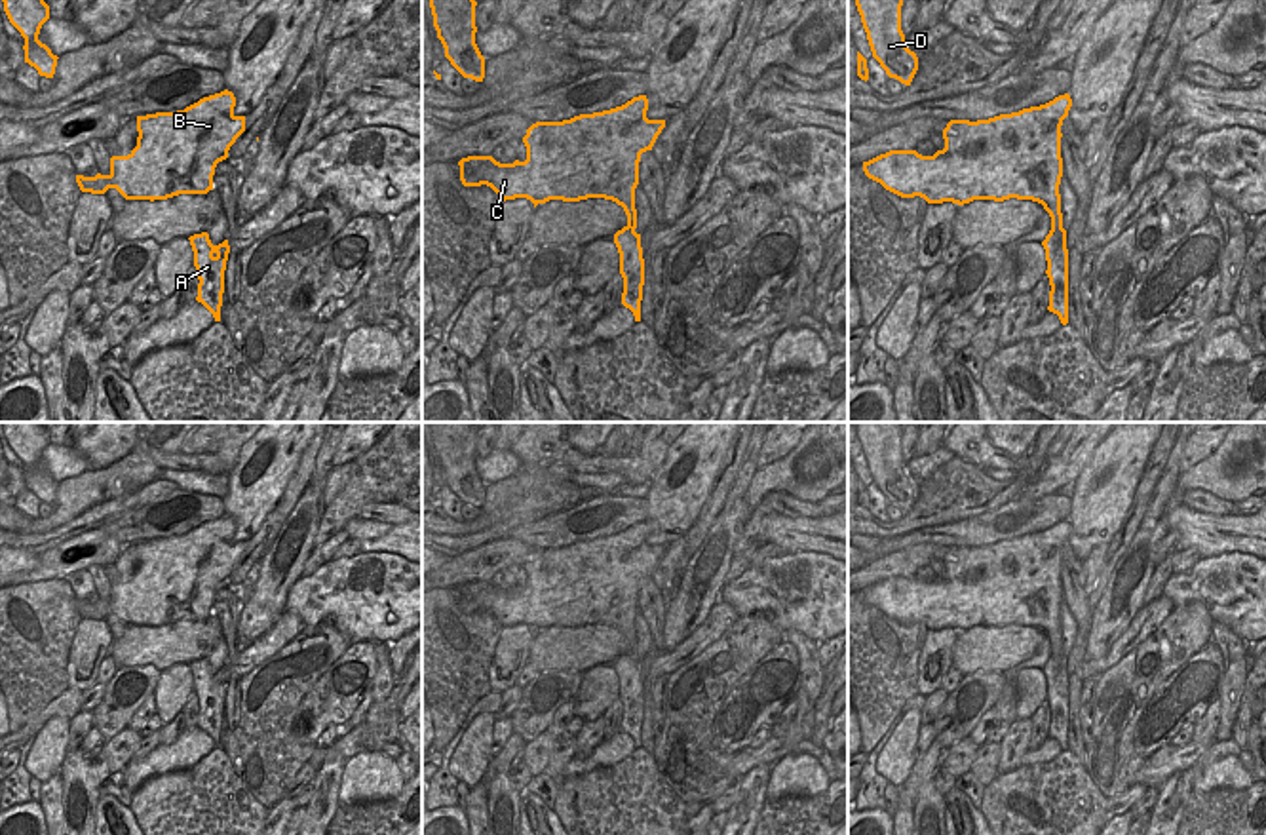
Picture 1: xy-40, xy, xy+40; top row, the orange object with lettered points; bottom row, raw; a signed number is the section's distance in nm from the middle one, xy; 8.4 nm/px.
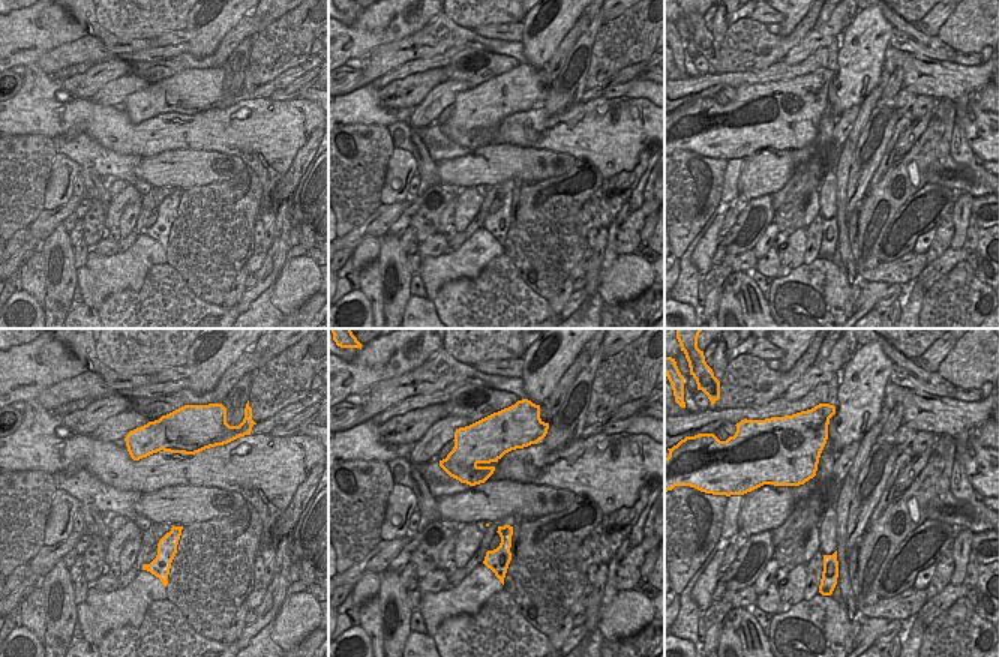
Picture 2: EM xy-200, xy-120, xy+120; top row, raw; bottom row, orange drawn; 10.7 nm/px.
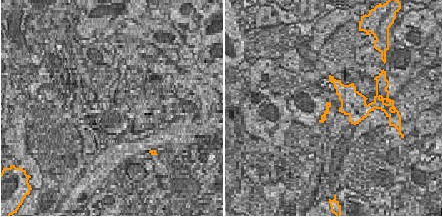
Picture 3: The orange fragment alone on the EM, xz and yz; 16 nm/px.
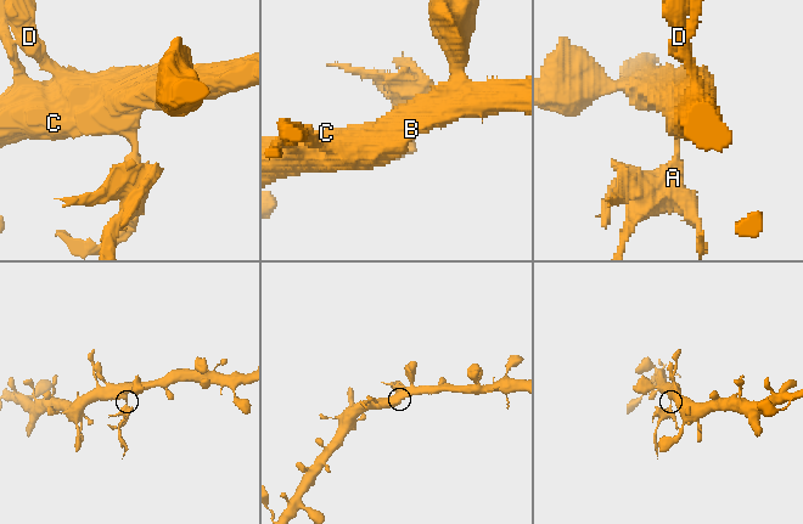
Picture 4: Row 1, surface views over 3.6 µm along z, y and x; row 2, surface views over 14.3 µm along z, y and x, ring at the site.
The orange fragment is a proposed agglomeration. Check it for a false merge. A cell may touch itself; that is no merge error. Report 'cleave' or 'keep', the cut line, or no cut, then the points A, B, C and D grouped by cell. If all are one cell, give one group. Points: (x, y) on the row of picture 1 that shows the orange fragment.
cleave; cut xy+40 (1052, 227), (1063, 231); groups A / B C D

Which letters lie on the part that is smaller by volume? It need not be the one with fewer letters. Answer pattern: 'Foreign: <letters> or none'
Foreign: A.

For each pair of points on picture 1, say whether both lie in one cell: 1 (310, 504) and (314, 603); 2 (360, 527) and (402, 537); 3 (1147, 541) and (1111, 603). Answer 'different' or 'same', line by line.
1: different
2: same
3: same

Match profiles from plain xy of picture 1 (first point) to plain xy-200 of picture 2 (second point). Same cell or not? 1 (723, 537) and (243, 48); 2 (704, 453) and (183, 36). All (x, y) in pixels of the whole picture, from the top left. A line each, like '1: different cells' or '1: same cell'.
1: same cell
2: different cells

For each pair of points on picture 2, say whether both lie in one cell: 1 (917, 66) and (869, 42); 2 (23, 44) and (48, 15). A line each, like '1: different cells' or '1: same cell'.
1: different cells
2: same cell

